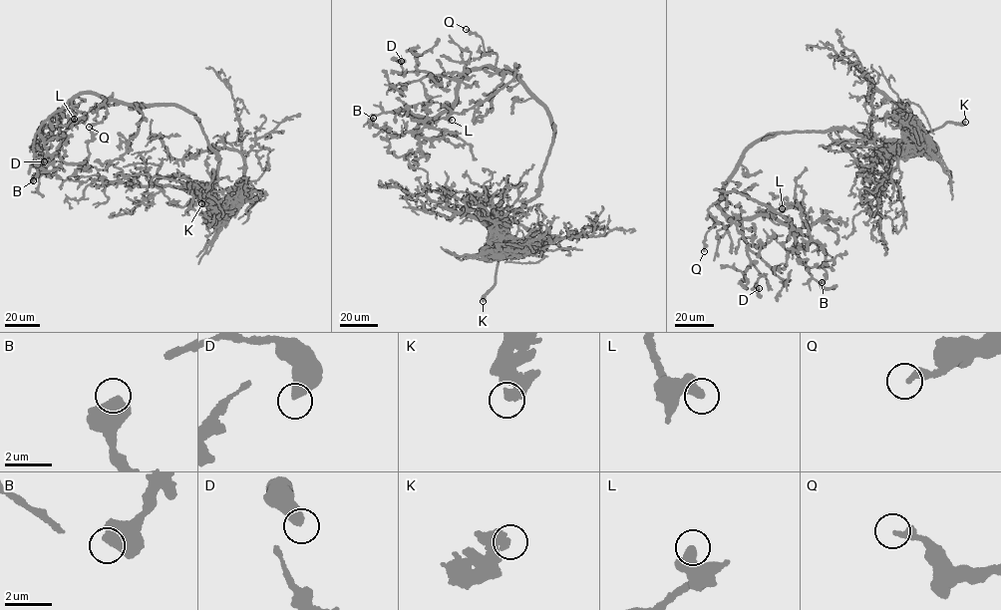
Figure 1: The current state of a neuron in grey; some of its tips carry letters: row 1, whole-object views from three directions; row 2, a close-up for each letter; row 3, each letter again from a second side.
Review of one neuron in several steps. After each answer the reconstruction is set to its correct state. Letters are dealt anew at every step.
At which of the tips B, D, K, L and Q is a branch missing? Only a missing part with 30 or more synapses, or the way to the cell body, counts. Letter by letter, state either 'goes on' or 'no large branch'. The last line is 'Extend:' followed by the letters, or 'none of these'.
B: no large branch
D: no large branch
K: goes on
L: no large branch
Q: no large branch
Extend: K

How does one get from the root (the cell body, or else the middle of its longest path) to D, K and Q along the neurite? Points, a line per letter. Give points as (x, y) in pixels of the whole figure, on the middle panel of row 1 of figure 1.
D: (551, 143), (547, 108), (512, 74), (488, 67), (451, 79), (404, 72), (396, 60), (401, 61)
K: (551, 143), (541, 171), (538, 195), (522, 207), (506, 232), (494, 285), (483, 301)
Q: (551, 143), (553, 122), (545, 105), (523, 81), (496, 68), (496, 54), (485, 53), (481, 37), (466, 29)

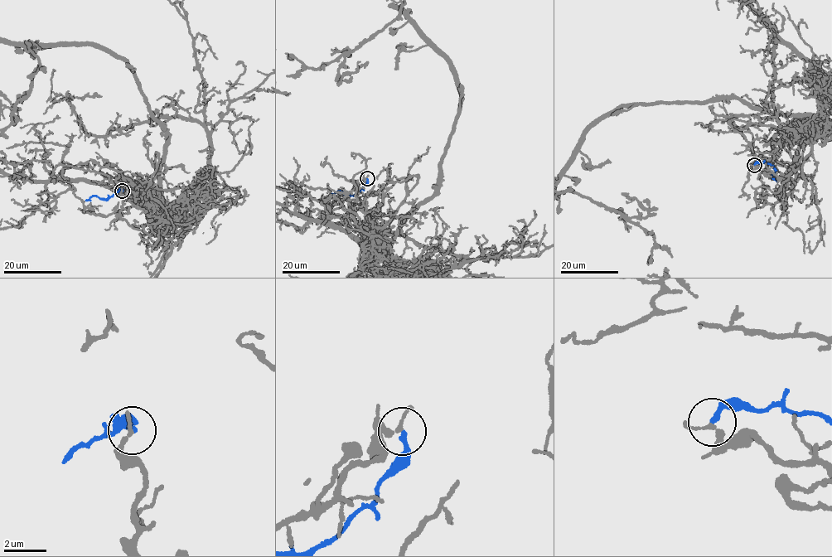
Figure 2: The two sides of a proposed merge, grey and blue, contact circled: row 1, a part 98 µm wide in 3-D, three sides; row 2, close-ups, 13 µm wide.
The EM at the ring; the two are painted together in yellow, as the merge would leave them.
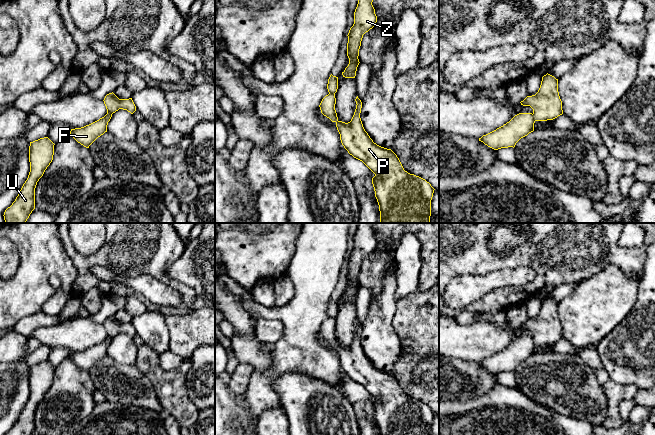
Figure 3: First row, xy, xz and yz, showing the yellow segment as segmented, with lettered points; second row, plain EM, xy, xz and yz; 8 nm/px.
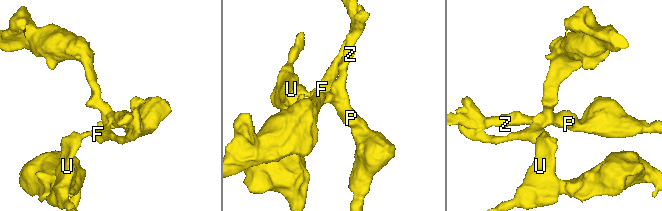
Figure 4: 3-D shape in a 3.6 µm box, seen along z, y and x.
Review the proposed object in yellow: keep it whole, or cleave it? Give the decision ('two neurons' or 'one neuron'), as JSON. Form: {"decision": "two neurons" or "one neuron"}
{"decision": "two neurons"}

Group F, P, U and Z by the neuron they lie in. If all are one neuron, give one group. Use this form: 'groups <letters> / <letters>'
groups F U / P Z

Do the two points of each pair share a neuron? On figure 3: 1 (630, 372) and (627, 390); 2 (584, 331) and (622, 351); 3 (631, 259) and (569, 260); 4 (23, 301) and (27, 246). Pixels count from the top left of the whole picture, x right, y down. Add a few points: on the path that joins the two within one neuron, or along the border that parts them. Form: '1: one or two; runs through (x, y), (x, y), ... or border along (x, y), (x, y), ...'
1: two; border along (610, 378), (619, 383), (634, 384), (639, 389)
2: two; border along (618, 324), (595, 345)
3: one; runs through (616, 258), (584, 258)
4: one; runs through (27, 287), (27, 260)

